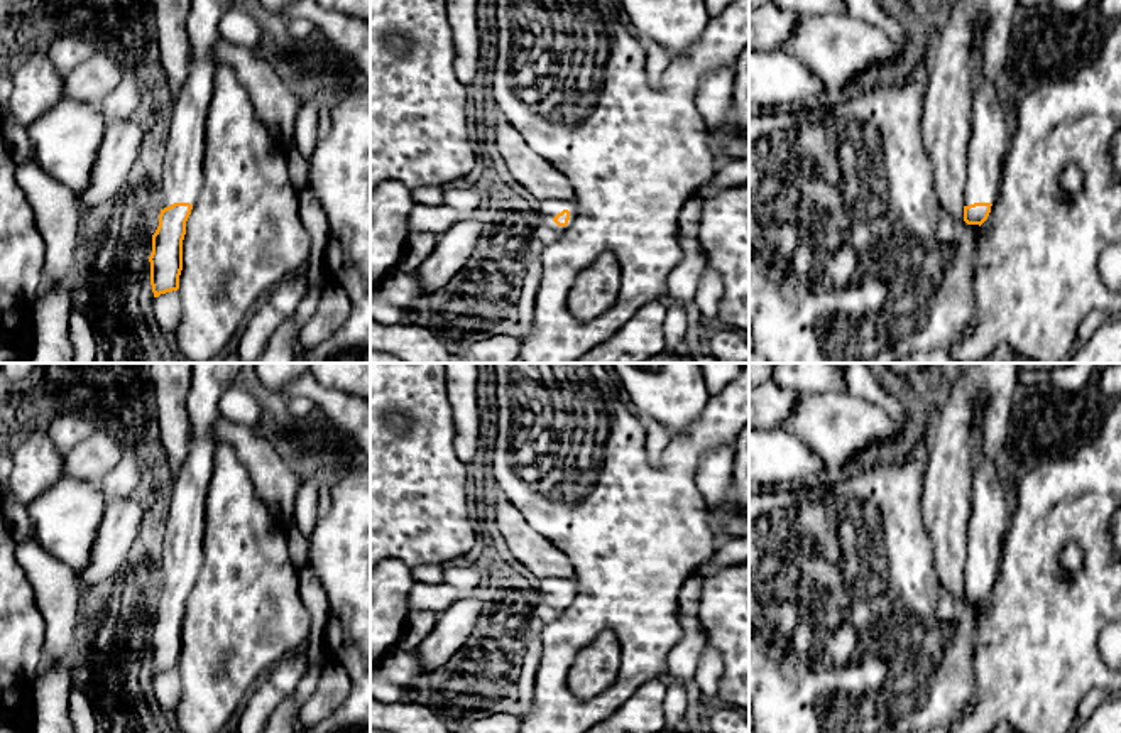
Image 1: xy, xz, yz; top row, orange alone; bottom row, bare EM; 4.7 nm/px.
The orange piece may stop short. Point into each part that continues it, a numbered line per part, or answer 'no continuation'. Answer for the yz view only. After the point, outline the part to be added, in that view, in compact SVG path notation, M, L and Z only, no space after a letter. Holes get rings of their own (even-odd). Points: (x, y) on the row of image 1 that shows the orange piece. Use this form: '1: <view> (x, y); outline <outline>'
1: yz (989, 137); outline M974 51L971 138L965 167L964 206L998 199L1004 155L1011 133L994 81L981 73L981 56Z

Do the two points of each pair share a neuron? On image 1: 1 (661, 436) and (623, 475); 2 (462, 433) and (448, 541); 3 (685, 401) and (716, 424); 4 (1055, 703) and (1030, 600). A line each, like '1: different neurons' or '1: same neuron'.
1: different neurons
2: different neurons
3: different neurons
4: same neuron

